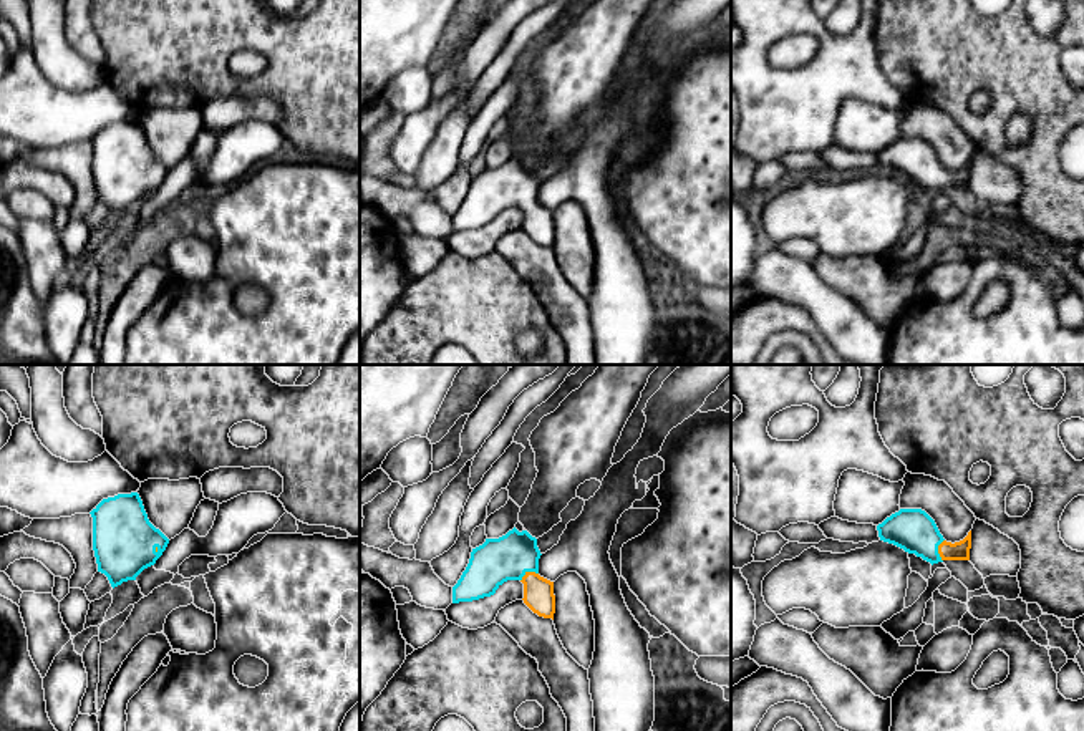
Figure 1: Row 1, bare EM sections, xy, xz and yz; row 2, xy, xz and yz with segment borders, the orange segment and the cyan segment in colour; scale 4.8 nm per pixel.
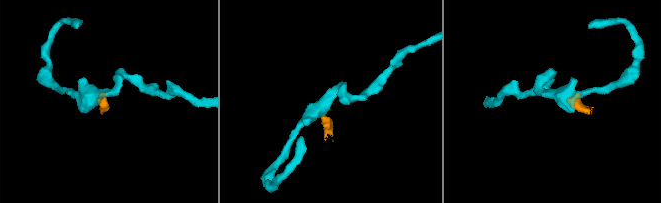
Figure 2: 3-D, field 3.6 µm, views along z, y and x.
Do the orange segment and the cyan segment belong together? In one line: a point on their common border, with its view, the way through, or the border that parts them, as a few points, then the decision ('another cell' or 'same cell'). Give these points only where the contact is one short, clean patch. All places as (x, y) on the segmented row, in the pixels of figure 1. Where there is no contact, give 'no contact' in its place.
contact xz (527, 572); way xz (539, 597), (527, 572), (509, 557); same cell

